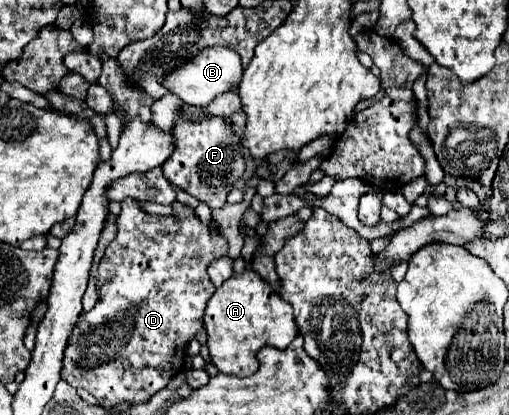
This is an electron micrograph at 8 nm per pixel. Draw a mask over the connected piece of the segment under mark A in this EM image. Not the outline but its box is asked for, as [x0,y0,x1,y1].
[203,270,297,376]

